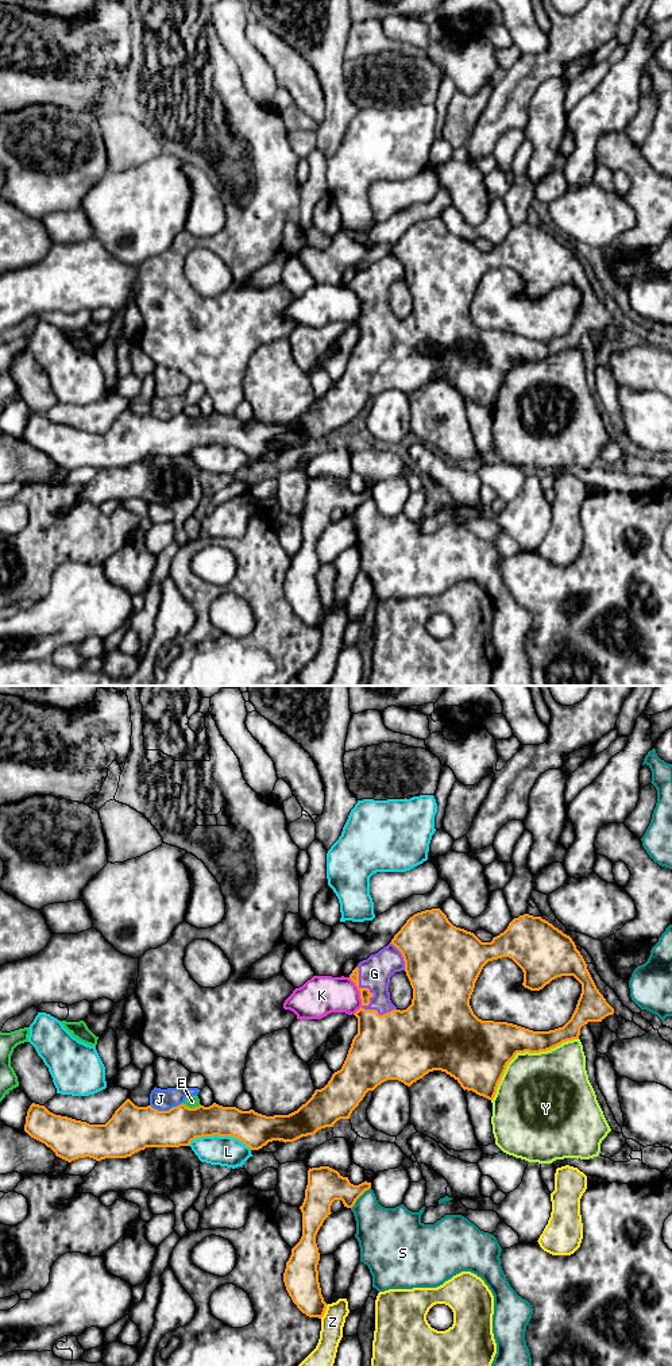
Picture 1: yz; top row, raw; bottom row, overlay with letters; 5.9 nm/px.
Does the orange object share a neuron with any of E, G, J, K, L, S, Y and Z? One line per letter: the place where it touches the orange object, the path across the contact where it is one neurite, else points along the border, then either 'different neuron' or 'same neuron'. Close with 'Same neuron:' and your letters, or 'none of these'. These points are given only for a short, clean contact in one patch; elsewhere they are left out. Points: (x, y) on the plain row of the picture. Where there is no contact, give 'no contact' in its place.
E: meets orange in yz at (192, 417); different neuron
G: meets orange in yz at (369, 311); same neuron
J: meets orange in yz at (166, 420); different neuron
K: meets orange in yz at (360, 305); different neuron
L: meets orange in yz at (220, 444); different neuron
S: meets orange in yz at (359, 505); different neuron
Y: meets orange in yz at (524, 361); different neuron
Z: meets orange in yz at (324, 620); different neuron
Same neuron: G

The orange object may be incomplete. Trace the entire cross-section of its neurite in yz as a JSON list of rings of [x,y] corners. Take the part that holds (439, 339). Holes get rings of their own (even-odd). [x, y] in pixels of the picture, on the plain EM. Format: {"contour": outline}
{"contour": [[[440,217],[425,219],[410,225],[391,251],[363,269],[349,283],[360,301],[362,316],[354,323],[358,327],[358,343],[354,346],[347,367],[340,379],[335,381],[328,393],[316,398],[312,406],[297,420],[289,424],[266,425],[254,418],[242,420],[236,416],[223,416],[213,412],[209,416],[189,417],[184,412],[169,420],[158,420],[151,414],[138,416],[127,408],[105,433],[89,433],[67,425],[50,421],[45,414],[32,412],[27,420],[24,440],[34,448],[50,456],[57,466],[72,471],[78,467],[127,467],[146,456],[179,456],[189,455],[192,449],[202,445],[233,445],[251,459],[259,459],[273,449],[294,451],[302,445],[314,444],[318,439],[333,436],[340,428],[349,428],[368,400],[387,389],[398,389],[410,395],[417,389],[433,379],[441,379],[453,386],[466,400],[493,409],[498,393],[507,373],[517,362],[540,362],[551,359],[563,351],[578,348],[580,337],[588,331],[602,331],[614,323],[614,317],[606,310],[596,297],[587,273],[576,258],[575,251],[561,239],[541,225],[529,223],[514,227],[507,238],[494,246],[491,251],[482,251],[474,242],[453,235]],[[511,267],[524,281],[522,294],[530,300],[540,300],[552,289],[561,285],[573,285],[582,293],[582,302],[571,328],[559,337],[549,340],[533,340],[507,331],[479,328],[470,308],[475,292],[483,275],[493,269]],[[405,279],[413,297],[412,313],[406,319],[398,319],[390,309],[389,293],[395,281]]]}

